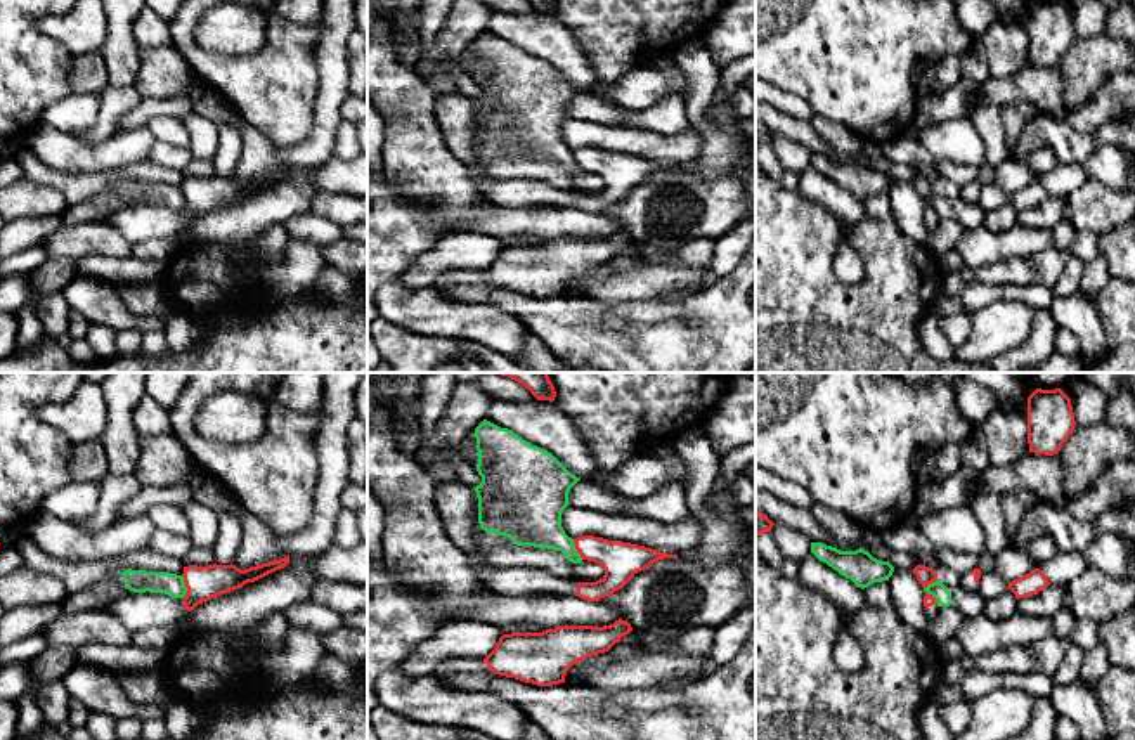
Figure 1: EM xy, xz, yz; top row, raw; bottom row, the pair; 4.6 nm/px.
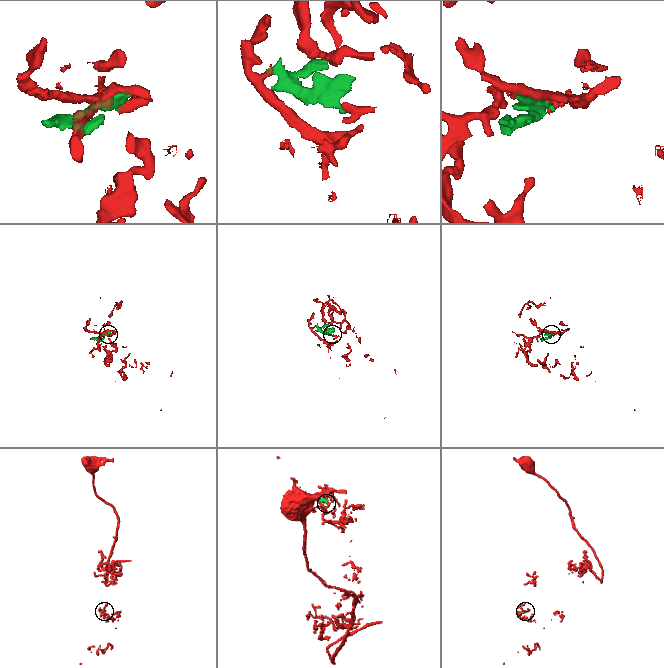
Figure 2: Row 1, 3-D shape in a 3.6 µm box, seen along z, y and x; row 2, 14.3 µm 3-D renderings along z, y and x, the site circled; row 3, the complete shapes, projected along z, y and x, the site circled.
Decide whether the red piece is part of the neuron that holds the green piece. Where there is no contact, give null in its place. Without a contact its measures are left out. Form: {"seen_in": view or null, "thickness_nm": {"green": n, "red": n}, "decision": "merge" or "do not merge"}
{"seen_in": "xy", "thickness_nm": {"green": 110, "red": 160}, "decision": "merge"}

